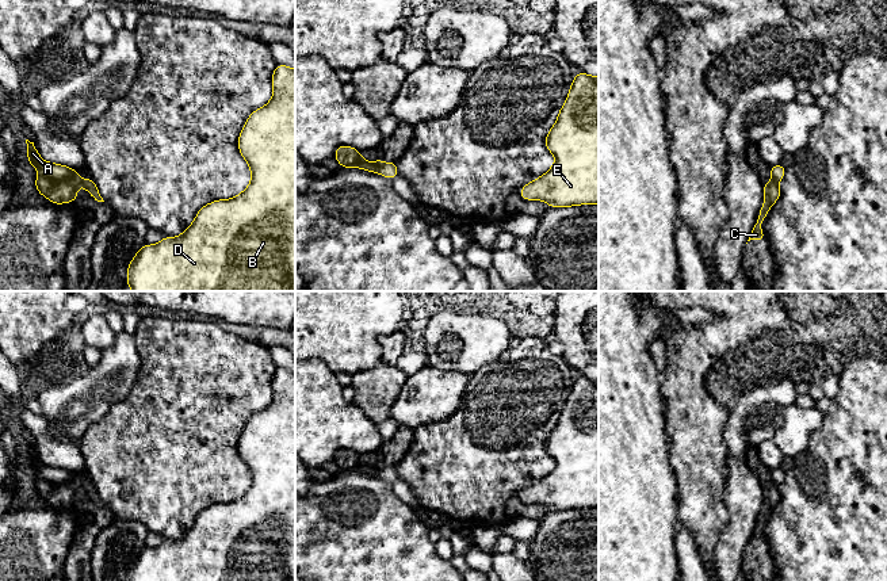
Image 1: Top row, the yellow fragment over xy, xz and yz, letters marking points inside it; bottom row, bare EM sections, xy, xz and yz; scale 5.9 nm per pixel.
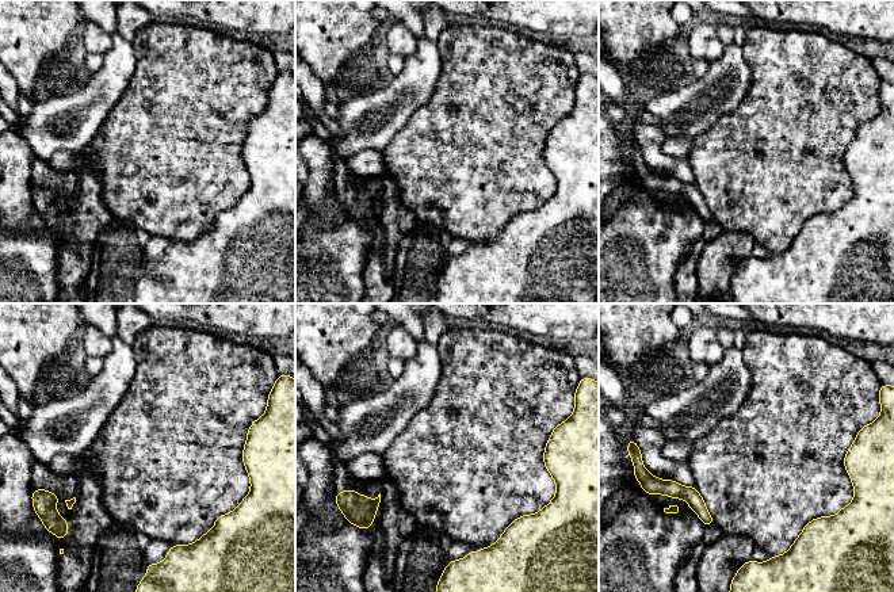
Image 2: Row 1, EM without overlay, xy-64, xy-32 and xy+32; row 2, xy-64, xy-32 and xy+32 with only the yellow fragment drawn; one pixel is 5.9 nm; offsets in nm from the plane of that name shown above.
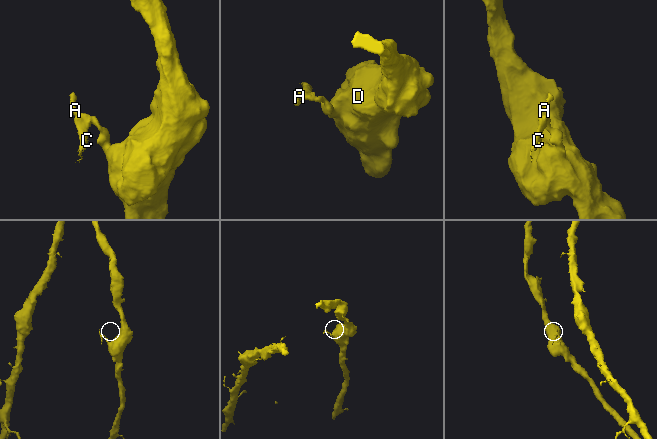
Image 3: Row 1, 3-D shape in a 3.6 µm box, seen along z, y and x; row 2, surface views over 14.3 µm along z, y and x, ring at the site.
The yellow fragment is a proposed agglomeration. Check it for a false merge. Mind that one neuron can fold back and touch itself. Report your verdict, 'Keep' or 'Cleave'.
Cleave

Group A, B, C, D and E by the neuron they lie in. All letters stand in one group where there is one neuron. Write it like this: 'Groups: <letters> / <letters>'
Groups: A B D E / C

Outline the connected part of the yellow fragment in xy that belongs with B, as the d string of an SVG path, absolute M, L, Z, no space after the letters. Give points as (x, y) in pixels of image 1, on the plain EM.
M276 368L272 391L271 404L248 420L237 446L251 470L249 489L232 502L203 509L179 540L139 551L127 581L295 581L295 372Z

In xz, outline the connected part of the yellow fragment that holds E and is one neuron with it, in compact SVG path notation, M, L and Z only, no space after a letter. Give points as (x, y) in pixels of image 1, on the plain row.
M580 375L546 439L555 466L519 496L550 511L599 508L599 379Z

